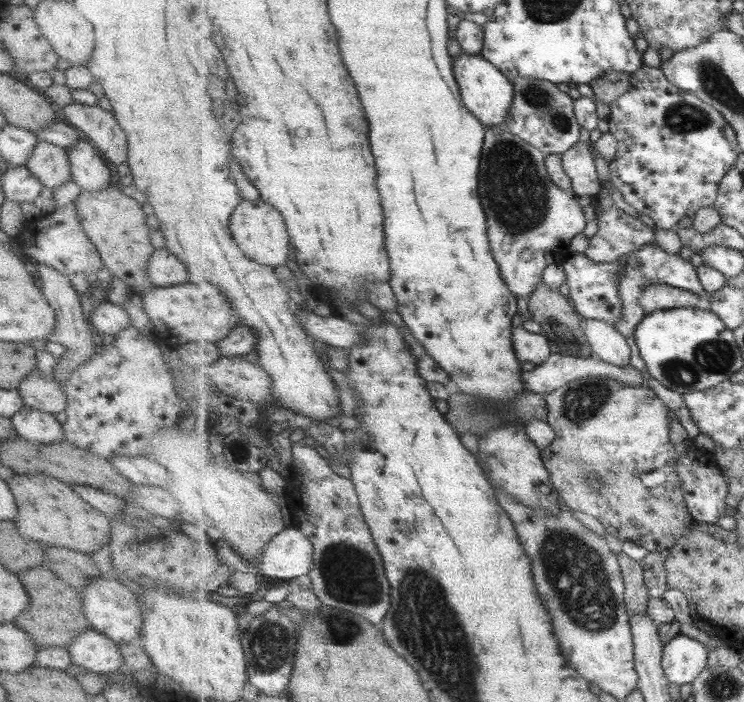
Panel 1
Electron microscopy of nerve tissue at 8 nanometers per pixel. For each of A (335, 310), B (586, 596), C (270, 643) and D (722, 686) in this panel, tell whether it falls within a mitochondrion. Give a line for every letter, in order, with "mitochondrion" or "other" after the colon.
A: other
B: mitochondrion
C: mitochondrion
D: mitochondrion

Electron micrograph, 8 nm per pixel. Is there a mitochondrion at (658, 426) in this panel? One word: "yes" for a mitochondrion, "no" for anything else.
no

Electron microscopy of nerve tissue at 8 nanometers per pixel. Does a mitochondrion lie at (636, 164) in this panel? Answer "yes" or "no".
no

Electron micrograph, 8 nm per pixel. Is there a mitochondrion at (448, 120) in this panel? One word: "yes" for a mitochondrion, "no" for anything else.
no

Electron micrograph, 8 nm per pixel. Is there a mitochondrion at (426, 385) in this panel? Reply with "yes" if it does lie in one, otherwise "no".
no

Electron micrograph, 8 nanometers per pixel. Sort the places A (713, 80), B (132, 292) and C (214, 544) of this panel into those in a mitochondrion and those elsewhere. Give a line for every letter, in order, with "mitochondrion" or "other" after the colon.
A: mitochondrion
B: other
C: other

